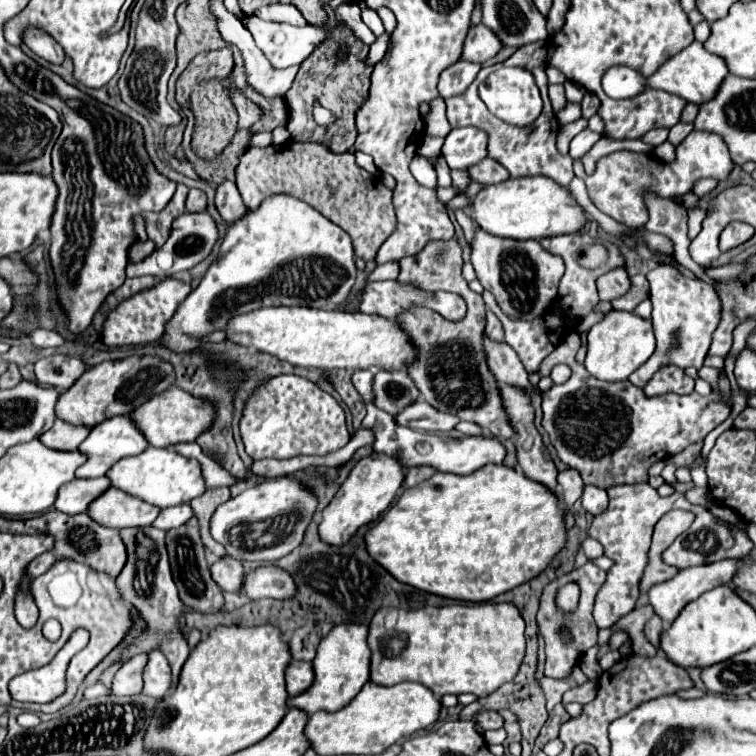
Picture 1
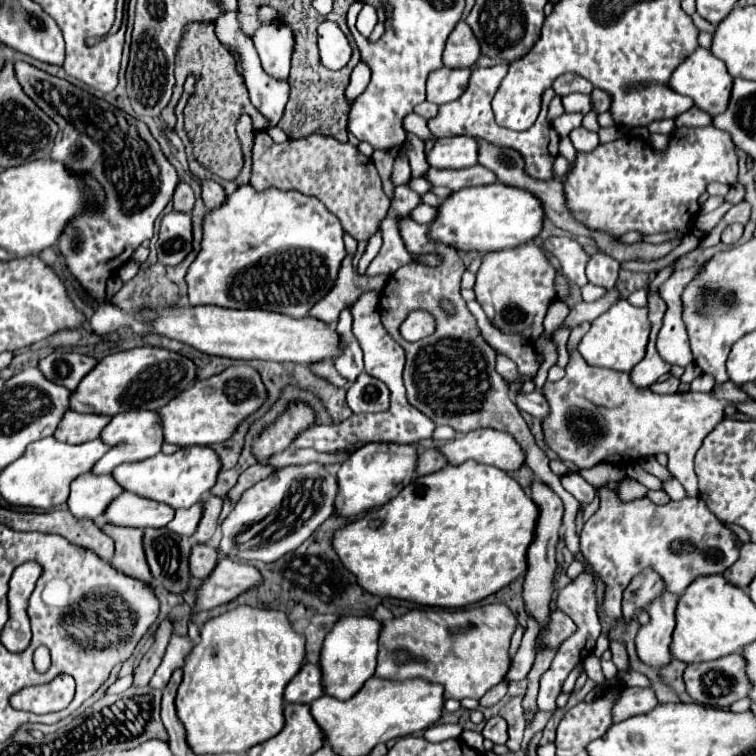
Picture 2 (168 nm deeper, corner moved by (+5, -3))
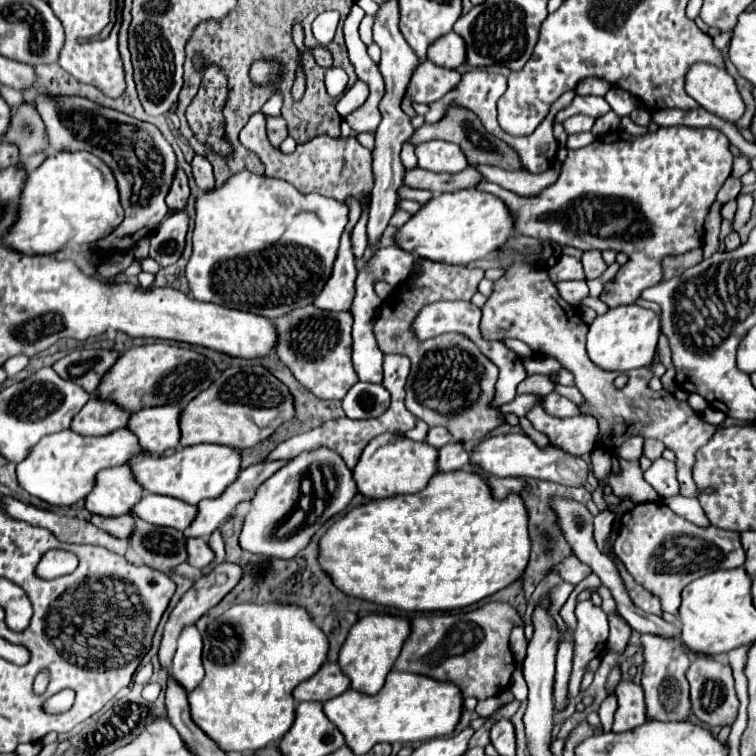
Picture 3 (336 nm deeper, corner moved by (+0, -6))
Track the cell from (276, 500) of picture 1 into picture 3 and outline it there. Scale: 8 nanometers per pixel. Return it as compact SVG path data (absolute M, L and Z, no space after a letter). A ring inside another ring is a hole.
M316 448L310 452L300 452L300 456L288 460L284 468L272 474L258 488L240 534L240 546L254 554L292 558L310 542L312 534L328 518L348 506L356 490L352 470L346 466L342 456L336 456L334 450Z

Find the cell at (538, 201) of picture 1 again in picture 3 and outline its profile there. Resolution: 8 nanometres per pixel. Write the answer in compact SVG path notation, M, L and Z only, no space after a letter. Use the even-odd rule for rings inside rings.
M474 188L432 196L410 220L394 234L398 248L426 260L444 264L468 264L480 258L488 258L514 234L514 222L510 212L498 196L480 192Z

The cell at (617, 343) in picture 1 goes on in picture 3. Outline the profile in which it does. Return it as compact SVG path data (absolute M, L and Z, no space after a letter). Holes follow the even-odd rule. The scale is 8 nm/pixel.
M636 304L618 306L610 308L602 316L596 316L596 320L588 326L586 352L598 368L627 373L634 368L652 364L658 336L660 336L660 320L652 310L640 308Z

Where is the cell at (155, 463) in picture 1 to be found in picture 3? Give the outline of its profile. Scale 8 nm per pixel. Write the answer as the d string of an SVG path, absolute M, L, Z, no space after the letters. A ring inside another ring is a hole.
M198 444L176 450L168 458L140 458L132 464L132 472L144 490L178 498L186 504L198 504L204 498L220 496L240 474L240 450L216 444Z

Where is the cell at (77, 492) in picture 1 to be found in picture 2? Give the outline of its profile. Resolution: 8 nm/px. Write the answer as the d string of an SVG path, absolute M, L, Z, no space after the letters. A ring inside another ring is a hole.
M85 473L73 481L67 507L73 517L97 519L99 515L103 515L105 507L121 493L123 489L111 475Z

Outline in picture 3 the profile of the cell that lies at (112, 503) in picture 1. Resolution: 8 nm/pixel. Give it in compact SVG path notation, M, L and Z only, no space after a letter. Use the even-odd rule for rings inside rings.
M146 492L146 496L134 506L132 512L136 512L142 520L150 524L186 530L186 526L190 526L192 520L196 518L198 506L186 504L178 498Z

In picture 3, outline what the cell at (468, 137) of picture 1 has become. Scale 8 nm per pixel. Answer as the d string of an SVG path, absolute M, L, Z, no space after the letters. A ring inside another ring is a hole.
M432 140L426 144L418 144L416 158L418 158L418 166L430 172L454 174L468 166L468 160L462 154L462 150L456 144L450 144L444 140Z

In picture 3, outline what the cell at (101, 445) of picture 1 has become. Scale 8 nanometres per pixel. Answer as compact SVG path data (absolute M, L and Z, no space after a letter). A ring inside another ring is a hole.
M154 406L132 414L128 428L140 438L140 446L148 454L162 454L168 448L180 448L180 412L182 406Z

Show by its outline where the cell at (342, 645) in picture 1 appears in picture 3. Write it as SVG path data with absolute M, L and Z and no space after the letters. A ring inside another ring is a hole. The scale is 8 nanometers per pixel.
M370 614L370 616L360 618L350 628L350 634L348 634L348 638L340 650L340 658L338 658L342 672L352 682L350 688L366 692L366 694L378 694L408 636L410 636L410 622L400 616Z

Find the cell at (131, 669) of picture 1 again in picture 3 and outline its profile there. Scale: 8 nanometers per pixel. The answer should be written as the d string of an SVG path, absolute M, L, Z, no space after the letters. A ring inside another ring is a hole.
M224 562L224 564L216 566L216 570L212 574L202 576L200 580L196 580L194 586L182 596L182 600L178 602L178 606L170 612L170 618L168 618L166 628L164 628L164 638L162 638L162 644L160 644L160 652L158 652L158 658L160 658L160 664L162 664L164 670L170 668L170 664L172 664L172 656L176 652L176 640L178 640L182 628L186 624L194 624L200 616L204 616L210 608L214 608L238 584L240 578L242 578L240 566L238 564L232 564L232 562Z

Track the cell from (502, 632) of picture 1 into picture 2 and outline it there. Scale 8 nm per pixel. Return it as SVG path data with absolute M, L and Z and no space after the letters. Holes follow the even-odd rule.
M491 603L491 605L481 605L481 607L471 607L471 609L413 609L401 617L395 617L395 619L389 619L389 621L383 621L383 627L381 627L381 637L379 637L379 653L377 653L377 671L375 675L381 677L381 679L391 679L391 681L405 681L405 679L415 679L415 677L421 677L429 683L439 683L445 687L445 693L487 693L491 687L495 687L497 683L501 683L503 675L507 673L509 669L509 641L511 641L511 635L513 631L517 629L517 619L515 615L511 613L511 609L503 603Z

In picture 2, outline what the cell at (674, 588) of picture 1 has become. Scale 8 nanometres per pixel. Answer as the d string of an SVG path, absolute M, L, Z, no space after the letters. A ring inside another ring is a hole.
M667 589L661 593L661 597L653 599L645 611L649 613L649 623L643 625L637 633L637 653L639 657L653 667L665 667L673 657L669 653L671 633L675 629L673 613L677 607L679 595L669 593Z

